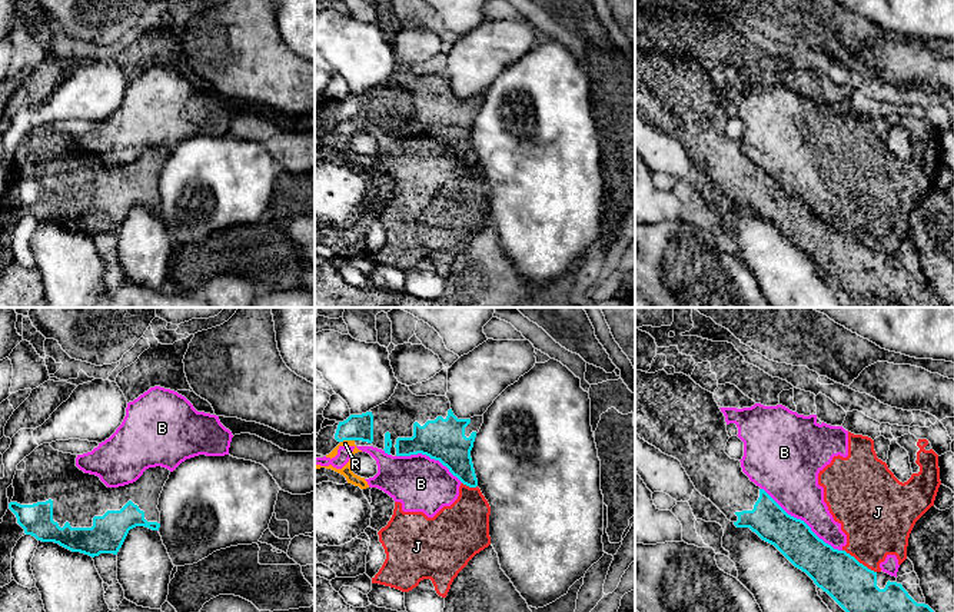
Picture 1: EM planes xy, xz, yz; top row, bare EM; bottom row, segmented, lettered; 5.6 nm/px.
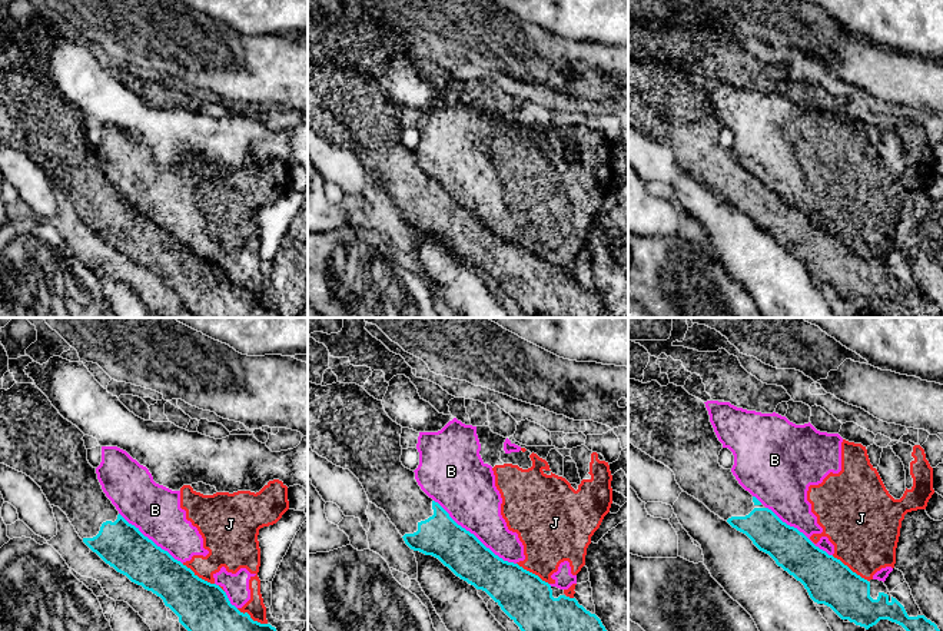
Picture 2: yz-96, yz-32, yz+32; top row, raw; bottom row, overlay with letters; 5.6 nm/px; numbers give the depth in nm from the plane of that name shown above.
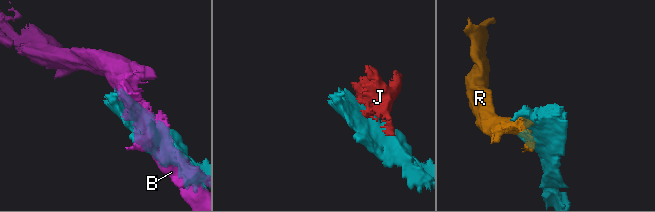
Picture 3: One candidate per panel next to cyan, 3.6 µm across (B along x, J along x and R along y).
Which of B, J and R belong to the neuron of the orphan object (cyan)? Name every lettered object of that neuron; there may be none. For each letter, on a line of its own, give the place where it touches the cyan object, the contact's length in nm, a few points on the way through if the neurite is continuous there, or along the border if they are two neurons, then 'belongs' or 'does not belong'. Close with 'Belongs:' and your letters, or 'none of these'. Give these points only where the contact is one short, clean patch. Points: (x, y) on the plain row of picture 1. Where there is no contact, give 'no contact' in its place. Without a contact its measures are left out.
B: yz (800, 199) | 600 nm | does not belong
J: yz (858, 242) | 240 nm | does not belong
R: xz (346, 119) | 80 nm | does not belong
Belongs: none of these

